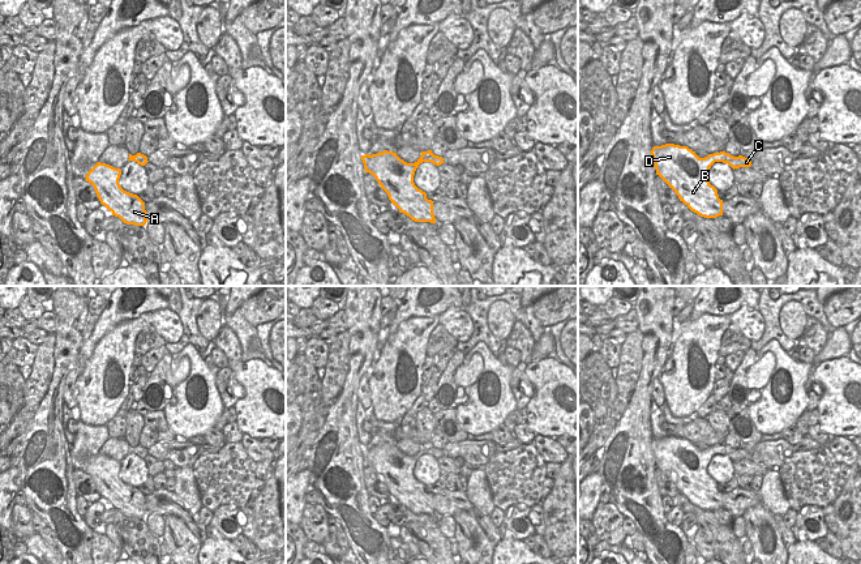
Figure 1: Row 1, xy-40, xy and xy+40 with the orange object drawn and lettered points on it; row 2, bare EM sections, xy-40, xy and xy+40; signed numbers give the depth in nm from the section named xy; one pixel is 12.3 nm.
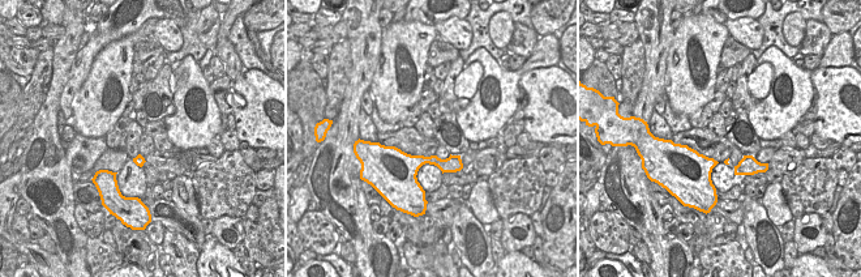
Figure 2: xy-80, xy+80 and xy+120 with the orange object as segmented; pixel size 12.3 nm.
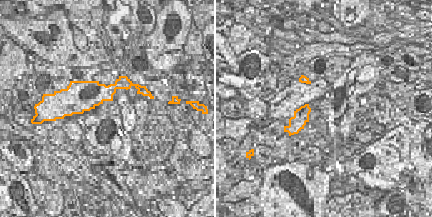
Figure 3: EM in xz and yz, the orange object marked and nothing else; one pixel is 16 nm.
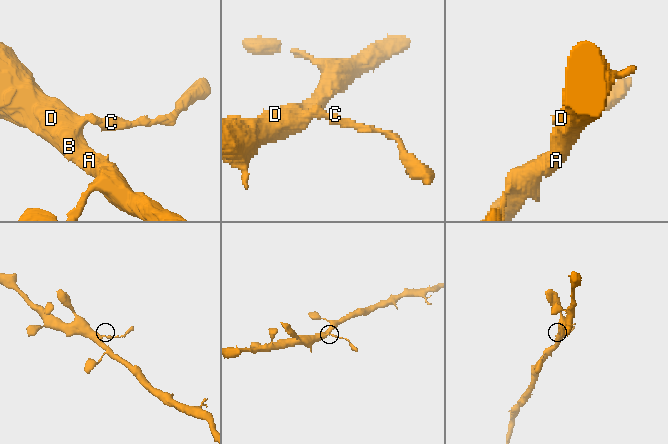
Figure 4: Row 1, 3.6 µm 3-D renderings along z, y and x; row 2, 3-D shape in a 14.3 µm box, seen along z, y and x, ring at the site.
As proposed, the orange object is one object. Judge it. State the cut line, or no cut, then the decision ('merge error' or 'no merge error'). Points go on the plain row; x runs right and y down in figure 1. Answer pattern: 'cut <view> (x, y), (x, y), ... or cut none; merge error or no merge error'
cut xy+40 (712, 447), (719, 453); merge error

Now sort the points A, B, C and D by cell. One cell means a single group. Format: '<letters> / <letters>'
A B D / C

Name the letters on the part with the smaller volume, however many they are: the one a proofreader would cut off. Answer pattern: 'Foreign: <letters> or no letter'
Foreign: C

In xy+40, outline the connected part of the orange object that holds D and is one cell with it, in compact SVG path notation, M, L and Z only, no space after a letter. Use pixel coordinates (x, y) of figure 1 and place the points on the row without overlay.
M665 436L654 439L651 448L655 456L656 467L659 467L678 488L691 504L704 510L716 510L723 508L723 492L719 491L718 482L707 473L707 466L715 454L714 446L699 450L695 444L687 439Z

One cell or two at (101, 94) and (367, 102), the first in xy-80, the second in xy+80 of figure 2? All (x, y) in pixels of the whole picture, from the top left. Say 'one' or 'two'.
two

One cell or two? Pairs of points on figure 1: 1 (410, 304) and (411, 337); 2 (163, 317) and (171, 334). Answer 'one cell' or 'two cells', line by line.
1: two cells
2: one cell

